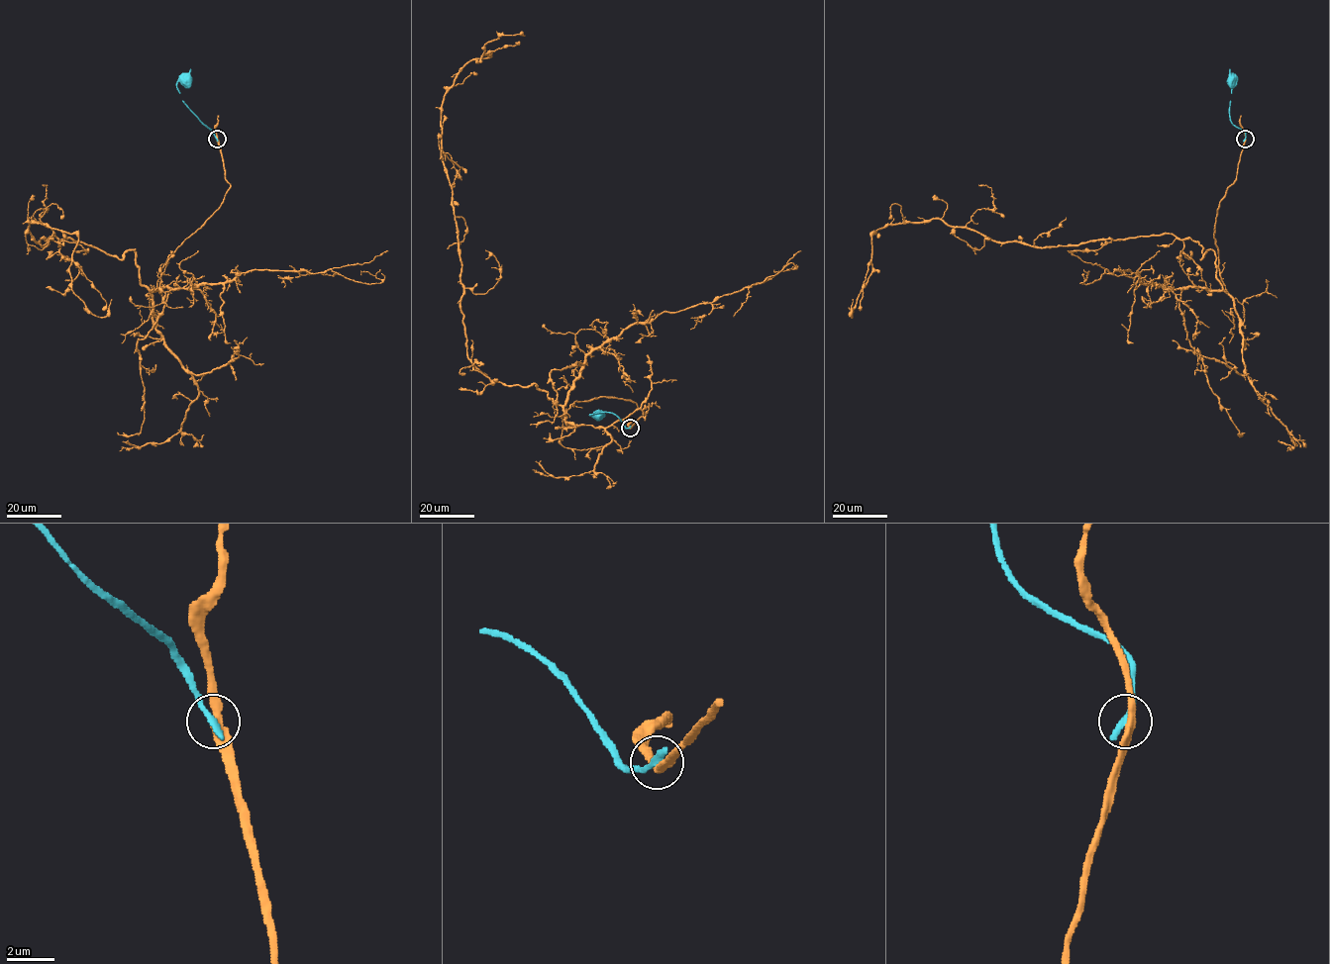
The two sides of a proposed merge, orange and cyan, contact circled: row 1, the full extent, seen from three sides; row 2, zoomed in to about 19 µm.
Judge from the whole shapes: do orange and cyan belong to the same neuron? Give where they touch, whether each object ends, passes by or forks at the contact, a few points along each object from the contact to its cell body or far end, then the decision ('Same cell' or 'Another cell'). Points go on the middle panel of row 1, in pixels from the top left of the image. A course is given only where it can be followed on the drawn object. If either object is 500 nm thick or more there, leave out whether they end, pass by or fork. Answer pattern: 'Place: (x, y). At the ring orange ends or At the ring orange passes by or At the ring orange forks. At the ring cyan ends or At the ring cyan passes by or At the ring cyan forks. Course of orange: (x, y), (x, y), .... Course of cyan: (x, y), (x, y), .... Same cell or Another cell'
Place: (630, 428). At the ring orange passes by. At the ring cyan ends. Course of orange: (629, 428), (635, 402), (567, 410), (466, 354), (441, 107), (486, 44), (525, 36). Course of cyan: (629, 427), (626, 428), (612, 413), (590, 415), (598, 413). Another cell

